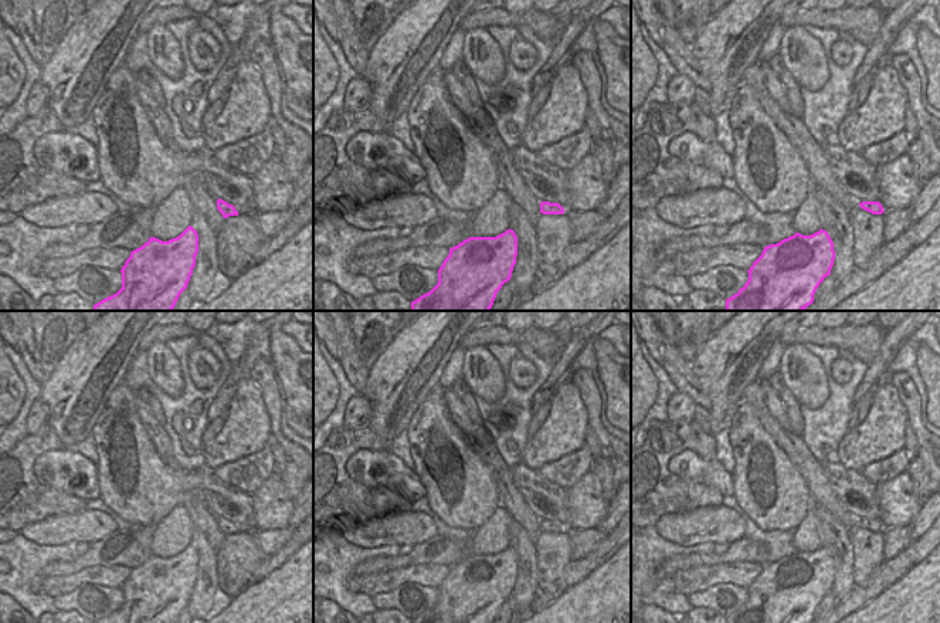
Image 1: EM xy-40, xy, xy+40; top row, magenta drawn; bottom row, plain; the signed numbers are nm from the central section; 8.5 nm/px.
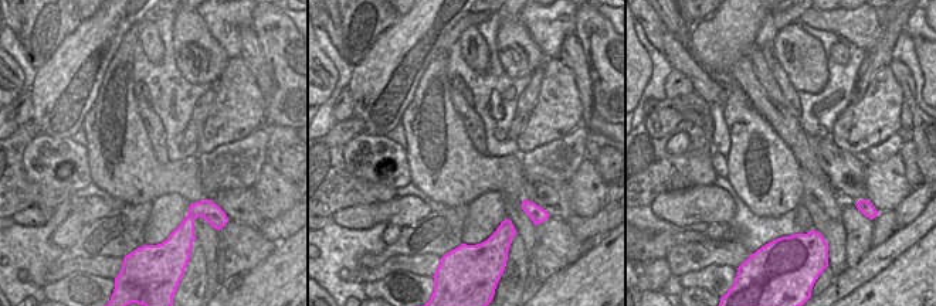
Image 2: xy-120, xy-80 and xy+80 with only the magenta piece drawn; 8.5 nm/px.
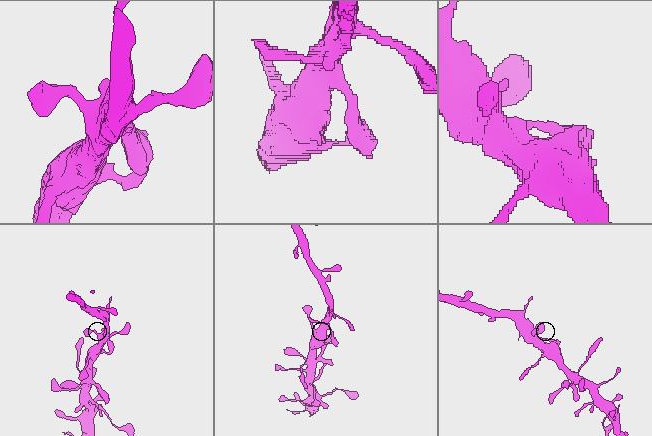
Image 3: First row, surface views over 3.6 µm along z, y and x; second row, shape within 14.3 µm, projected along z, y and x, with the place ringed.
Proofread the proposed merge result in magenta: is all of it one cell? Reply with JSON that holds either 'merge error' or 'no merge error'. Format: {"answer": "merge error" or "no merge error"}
{"answer": "merge error"}

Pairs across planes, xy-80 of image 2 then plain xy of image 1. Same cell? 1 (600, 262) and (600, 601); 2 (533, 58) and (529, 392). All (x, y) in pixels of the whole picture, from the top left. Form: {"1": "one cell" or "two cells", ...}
{"1": "one cell", "2": "two cells"}

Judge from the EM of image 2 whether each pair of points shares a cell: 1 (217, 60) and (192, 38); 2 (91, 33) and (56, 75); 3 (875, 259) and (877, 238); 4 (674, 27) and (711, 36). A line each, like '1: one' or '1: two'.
1: one
2: one
3: two
4: two

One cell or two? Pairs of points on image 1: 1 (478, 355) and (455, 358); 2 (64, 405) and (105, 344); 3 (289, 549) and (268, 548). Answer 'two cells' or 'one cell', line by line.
1: two cells
2: one cell
3: two cells

